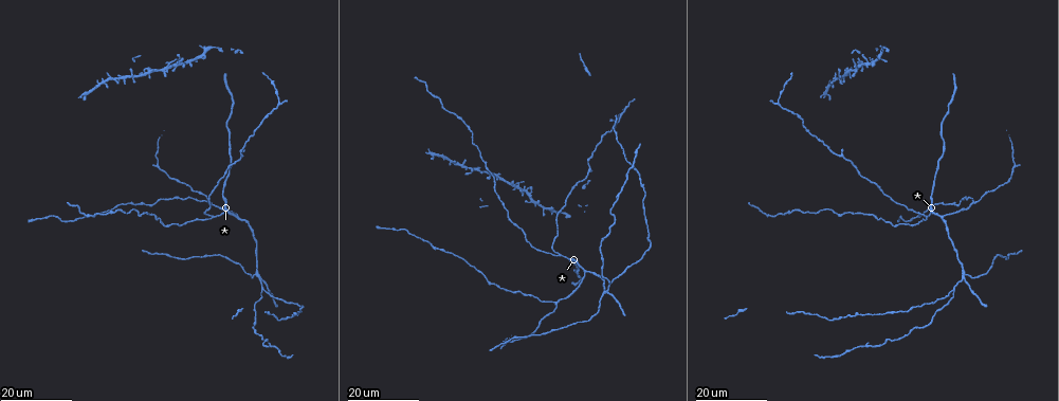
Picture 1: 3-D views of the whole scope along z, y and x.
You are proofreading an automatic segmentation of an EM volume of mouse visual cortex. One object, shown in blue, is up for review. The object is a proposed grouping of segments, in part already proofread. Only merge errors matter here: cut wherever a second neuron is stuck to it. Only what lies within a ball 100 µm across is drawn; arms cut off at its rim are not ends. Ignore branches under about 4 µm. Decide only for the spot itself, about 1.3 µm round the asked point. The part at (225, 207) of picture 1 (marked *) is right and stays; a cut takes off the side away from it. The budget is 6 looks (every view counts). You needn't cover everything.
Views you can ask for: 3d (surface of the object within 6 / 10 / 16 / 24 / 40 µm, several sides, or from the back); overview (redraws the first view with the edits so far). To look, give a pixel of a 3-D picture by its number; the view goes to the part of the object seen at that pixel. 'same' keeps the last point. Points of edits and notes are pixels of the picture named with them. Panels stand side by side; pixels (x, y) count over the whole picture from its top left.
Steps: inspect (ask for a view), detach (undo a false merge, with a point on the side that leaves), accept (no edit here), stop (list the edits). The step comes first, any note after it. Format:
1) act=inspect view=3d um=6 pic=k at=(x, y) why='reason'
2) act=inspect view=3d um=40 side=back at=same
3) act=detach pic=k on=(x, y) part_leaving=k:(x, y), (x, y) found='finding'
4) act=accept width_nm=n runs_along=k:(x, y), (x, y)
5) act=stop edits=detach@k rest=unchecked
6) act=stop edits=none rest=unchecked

act=inspect view=3d um=24 pic=1 at=(211, 219) why='a fork'

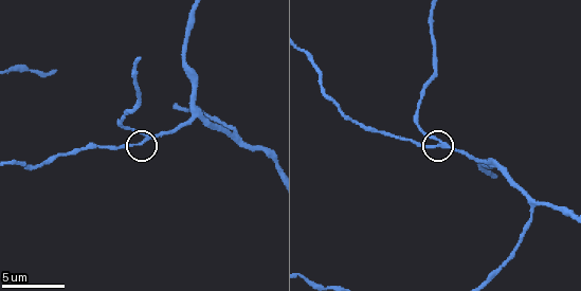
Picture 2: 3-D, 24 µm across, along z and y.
act=inspect view=3d um=10 pic=2 at=(441, 144) why='zoom in'

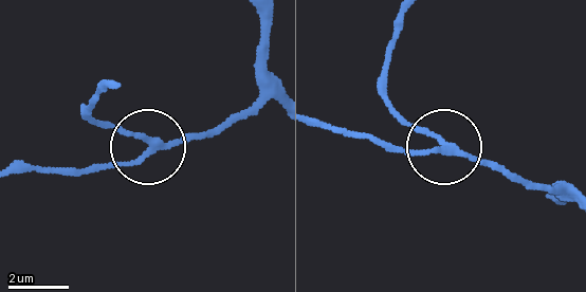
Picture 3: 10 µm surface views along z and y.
act=accept arms=3 runs_along=3:(267, 73), (259, 93), (214, 129), (152, 142), (79, 175) found='all the same neuron'

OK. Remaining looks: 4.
act=inspect view=3d um=10 pic=2 at=(534, 204)

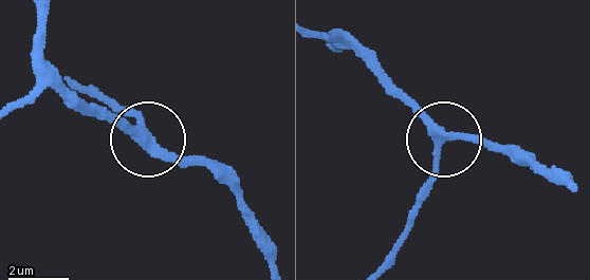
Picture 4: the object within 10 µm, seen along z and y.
act=inspect view=3d um=10 side=back pic=4 at=(443, 139) why='other side'

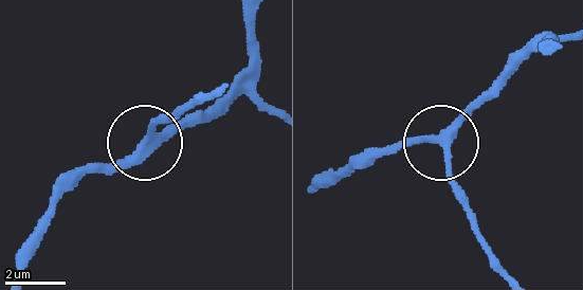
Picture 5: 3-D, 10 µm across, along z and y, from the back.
act=accept runs_along=5:(247, 69), (211, 105), (145, 140), (178, 107) found='continuous, no second neuron'

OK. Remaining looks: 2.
act=inspect view=3d um=16 pic=1 at=(263, 287) why='branch point'

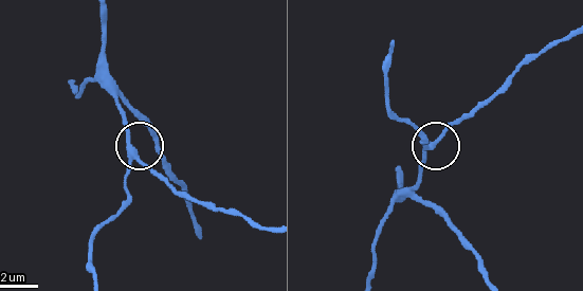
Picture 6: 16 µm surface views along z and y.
act=inspect view=3d um=6 pic=6 at=(430, 145)

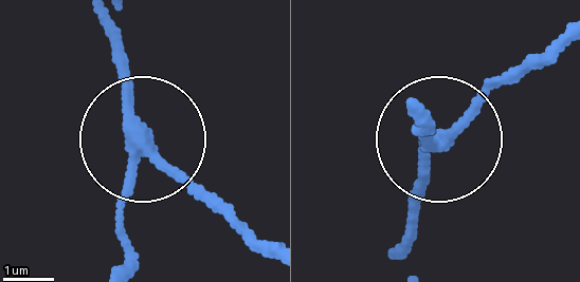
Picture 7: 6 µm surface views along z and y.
act=accept runs_along=7:(102, 19), (143, 145), (123, 208), (123, 267) found='continuous, no second neuron'

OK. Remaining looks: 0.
act=stop edits=none rest=unchecked

